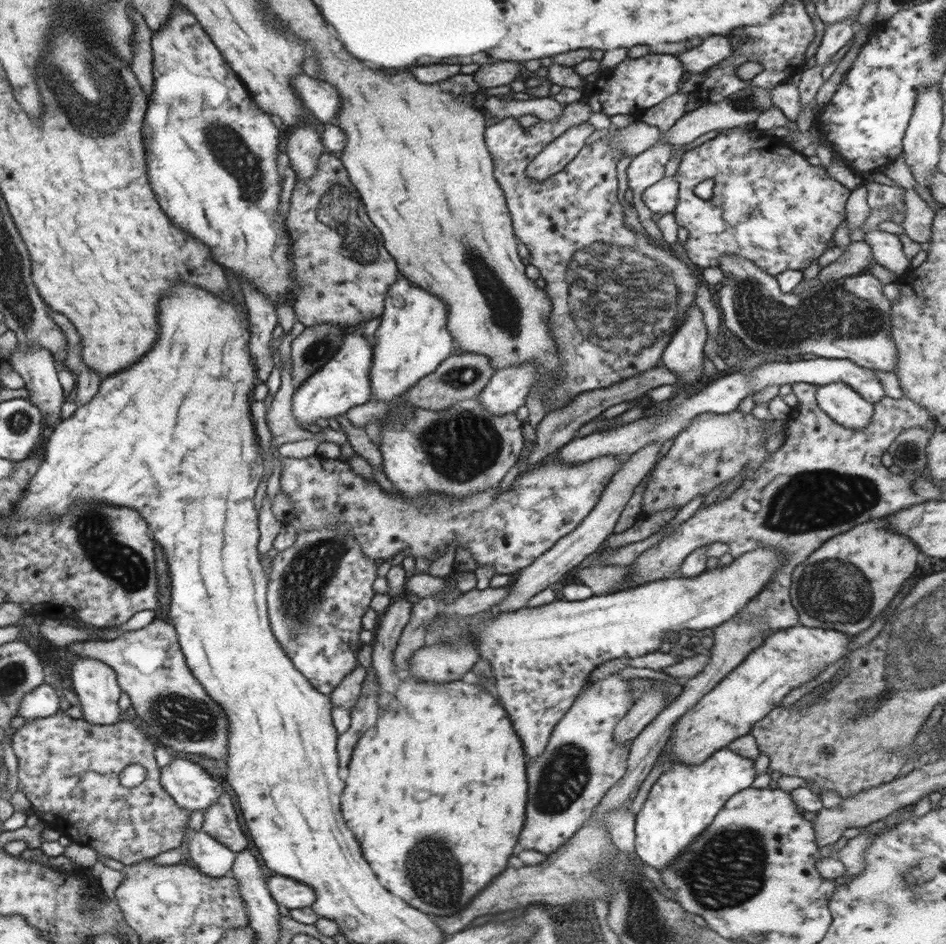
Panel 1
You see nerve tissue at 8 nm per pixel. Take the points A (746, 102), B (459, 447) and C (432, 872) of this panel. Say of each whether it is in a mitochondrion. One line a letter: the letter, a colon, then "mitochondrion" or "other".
A: mitochondrion
B: mitochondrion
C: mitochondrion

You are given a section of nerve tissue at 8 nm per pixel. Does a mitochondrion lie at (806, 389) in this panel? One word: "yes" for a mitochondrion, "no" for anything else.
no

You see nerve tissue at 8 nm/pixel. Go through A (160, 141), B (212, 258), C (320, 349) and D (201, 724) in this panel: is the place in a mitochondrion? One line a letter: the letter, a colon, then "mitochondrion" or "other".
A: other
B: other
C: mitochondrion
D: mitochondrion

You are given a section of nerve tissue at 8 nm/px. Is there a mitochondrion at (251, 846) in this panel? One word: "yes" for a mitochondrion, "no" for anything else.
no

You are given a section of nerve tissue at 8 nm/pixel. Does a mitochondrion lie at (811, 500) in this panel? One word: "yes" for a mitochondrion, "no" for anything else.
yes

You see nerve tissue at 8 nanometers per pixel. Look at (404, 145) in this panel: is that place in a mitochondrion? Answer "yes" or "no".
no

